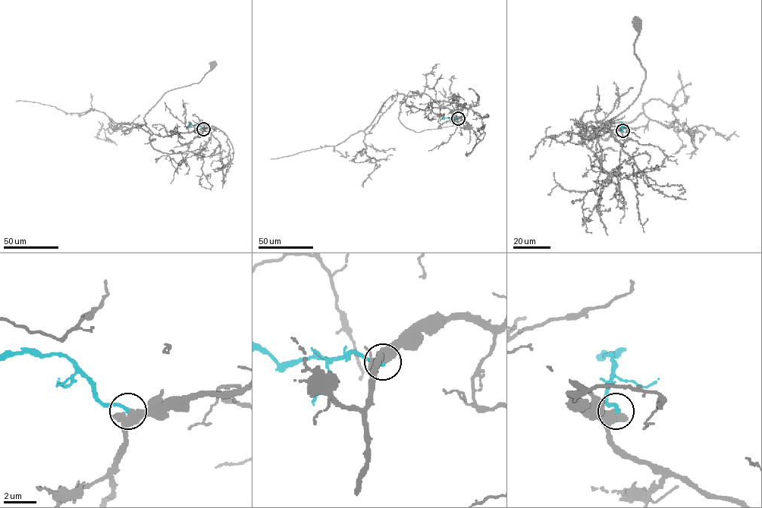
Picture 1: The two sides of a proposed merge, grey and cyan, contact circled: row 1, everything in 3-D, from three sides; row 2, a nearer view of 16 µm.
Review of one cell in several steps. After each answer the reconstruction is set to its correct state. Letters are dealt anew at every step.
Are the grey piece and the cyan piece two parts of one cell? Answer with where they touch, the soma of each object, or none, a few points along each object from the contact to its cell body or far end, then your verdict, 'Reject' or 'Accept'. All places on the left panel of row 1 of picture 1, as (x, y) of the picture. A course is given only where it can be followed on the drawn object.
Place: (203, 129). Soma of grey: (212, 65). Soma of cyan: none. Course of grey: (203, 128), (158, 136), (145, 125), (143, 117), (165, 93), (198, 83), (211, 65). Course of cyan: (203, 128), (199, 124), (187, 126). Accept

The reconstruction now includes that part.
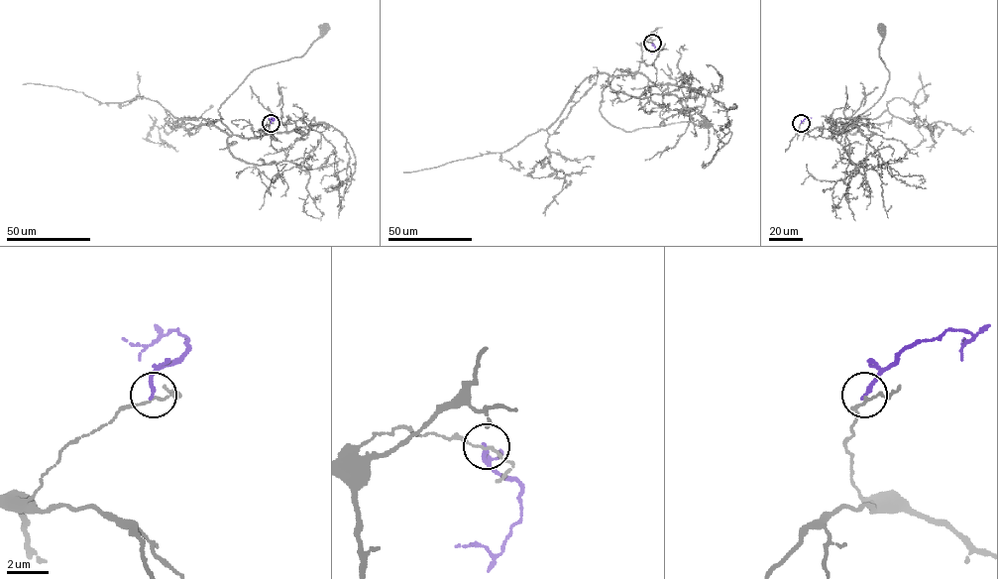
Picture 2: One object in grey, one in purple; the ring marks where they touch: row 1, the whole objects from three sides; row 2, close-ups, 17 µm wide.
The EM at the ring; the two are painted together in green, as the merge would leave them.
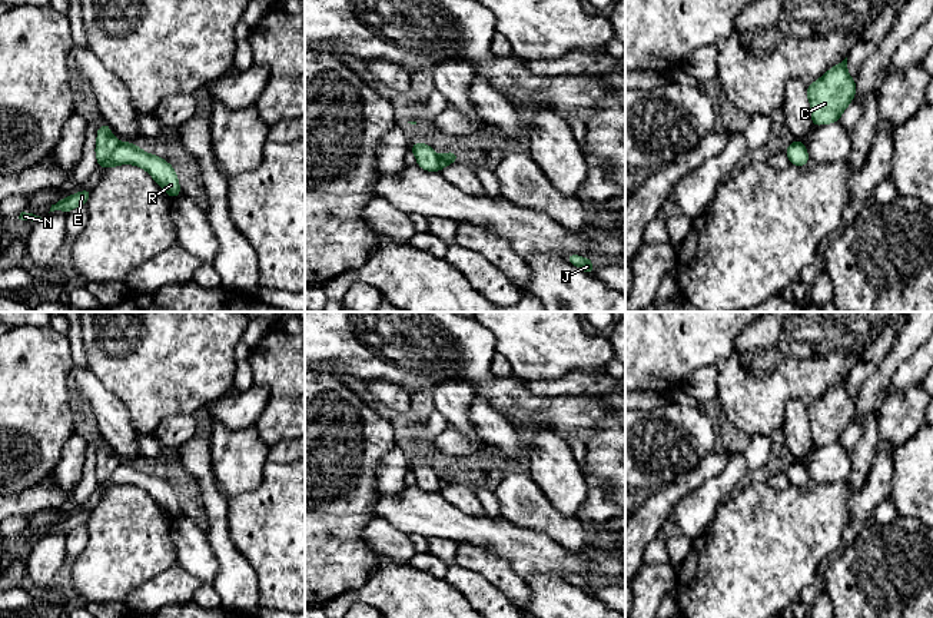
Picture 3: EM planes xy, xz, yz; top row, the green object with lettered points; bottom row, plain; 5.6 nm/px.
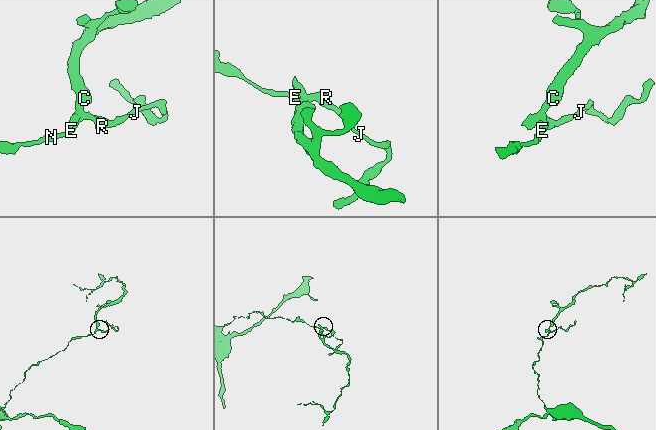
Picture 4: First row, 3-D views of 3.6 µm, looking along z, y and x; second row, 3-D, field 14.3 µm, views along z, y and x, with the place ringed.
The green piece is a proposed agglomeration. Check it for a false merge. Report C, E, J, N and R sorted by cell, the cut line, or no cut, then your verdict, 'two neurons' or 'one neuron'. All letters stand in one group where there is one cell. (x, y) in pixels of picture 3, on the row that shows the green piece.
C / E J N R | xy (119, 142), (113, 152), (98, 163) | two neurons

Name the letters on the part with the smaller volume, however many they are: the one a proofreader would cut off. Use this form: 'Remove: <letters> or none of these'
Remove: C

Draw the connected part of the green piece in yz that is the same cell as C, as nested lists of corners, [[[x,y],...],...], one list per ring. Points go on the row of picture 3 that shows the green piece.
[[[847,57],[807,86],[813,127],[839,122],[856,96],[856,82],[847,70]]]

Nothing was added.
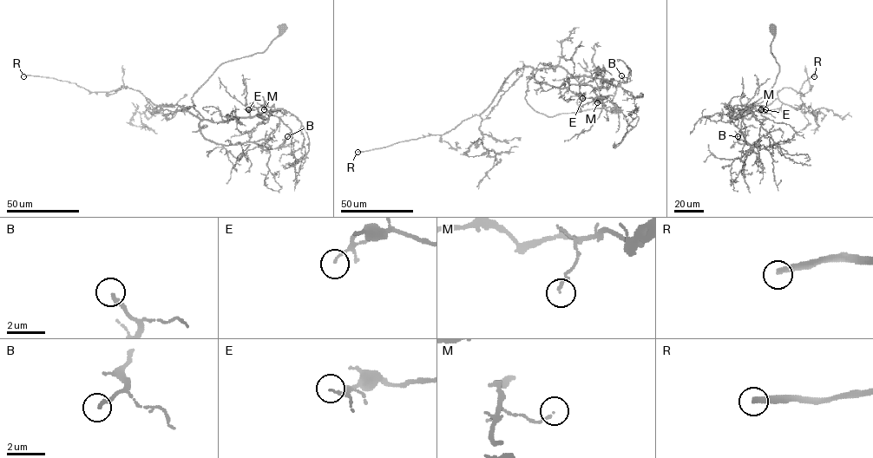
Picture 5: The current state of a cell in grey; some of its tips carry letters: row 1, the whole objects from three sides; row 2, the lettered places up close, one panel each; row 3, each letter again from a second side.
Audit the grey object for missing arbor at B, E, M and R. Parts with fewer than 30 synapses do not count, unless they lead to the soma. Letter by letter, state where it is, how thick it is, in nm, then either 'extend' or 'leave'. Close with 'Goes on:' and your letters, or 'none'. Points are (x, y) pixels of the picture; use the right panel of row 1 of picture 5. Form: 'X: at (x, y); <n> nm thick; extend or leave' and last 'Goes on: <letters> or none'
B: at (738, 136); 200 nm thick; extend
E: at (761, 109); 110 nm thick; leave
M: at (765, 109); 120 nm thick; leave
R: at (814, 76); 260 nm thick; extend
Goes on: B, R

